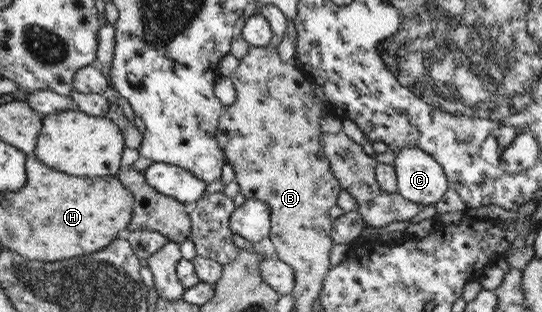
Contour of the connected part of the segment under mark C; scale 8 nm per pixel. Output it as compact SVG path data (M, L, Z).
M418 147L394 152L396 193L416 204L434 204L449 187L442 167Z

